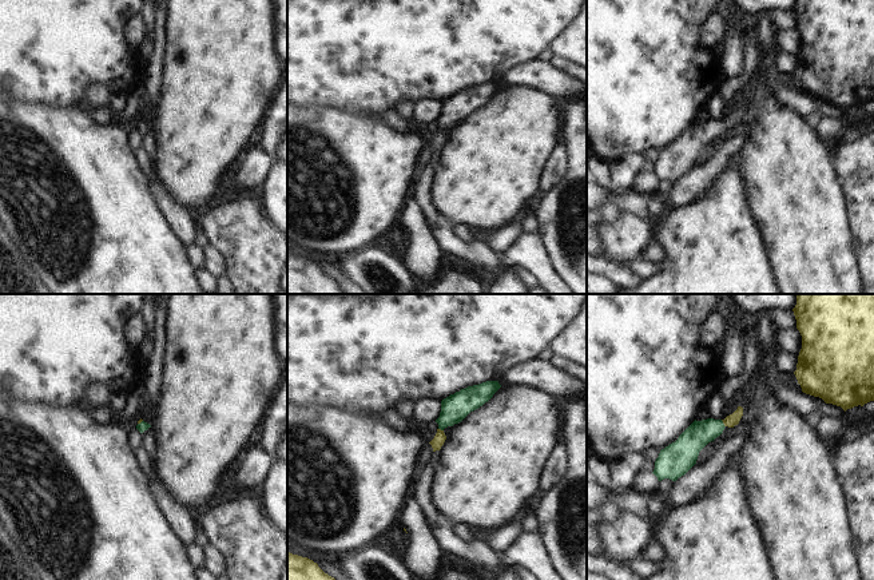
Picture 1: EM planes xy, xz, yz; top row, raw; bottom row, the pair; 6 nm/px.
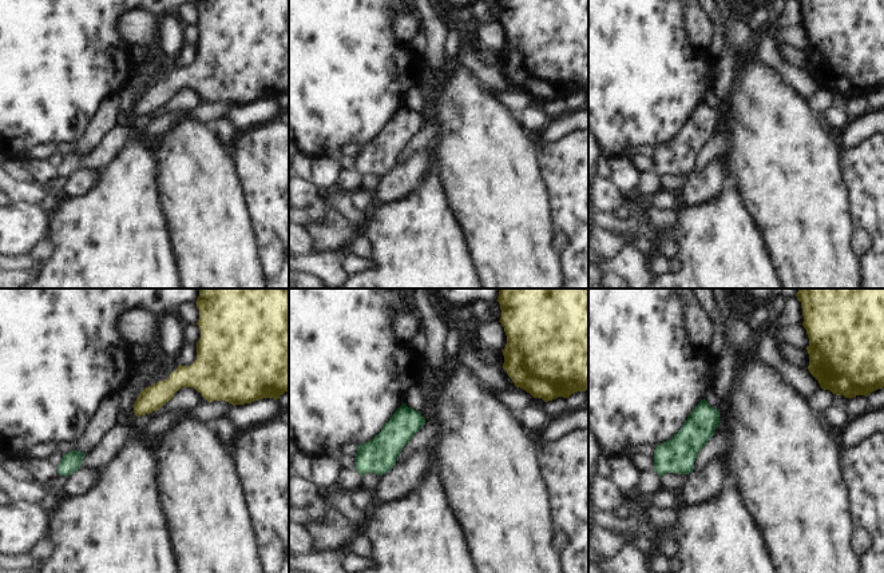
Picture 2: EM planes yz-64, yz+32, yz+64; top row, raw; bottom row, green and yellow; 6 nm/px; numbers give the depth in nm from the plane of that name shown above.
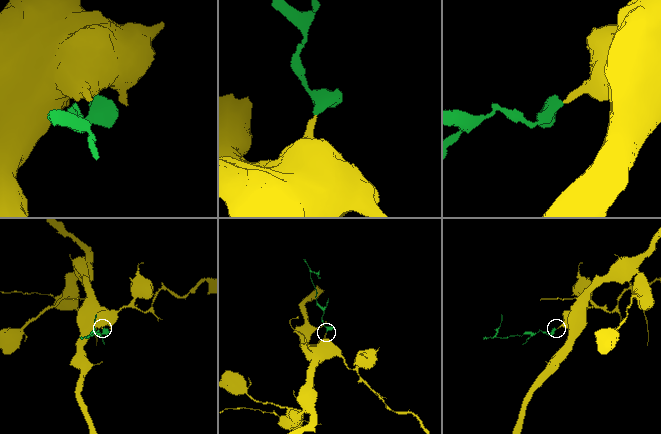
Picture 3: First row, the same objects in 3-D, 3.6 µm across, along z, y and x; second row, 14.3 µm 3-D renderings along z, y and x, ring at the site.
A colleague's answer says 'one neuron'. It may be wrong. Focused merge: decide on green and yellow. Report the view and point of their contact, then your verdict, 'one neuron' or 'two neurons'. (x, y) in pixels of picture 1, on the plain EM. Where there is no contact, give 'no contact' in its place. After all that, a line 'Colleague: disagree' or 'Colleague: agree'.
yz (723, 124) | one neuron
Colleague: agree

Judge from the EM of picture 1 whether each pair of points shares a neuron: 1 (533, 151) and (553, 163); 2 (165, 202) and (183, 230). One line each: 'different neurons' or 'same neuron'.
1: different neurons
2: same neuron

